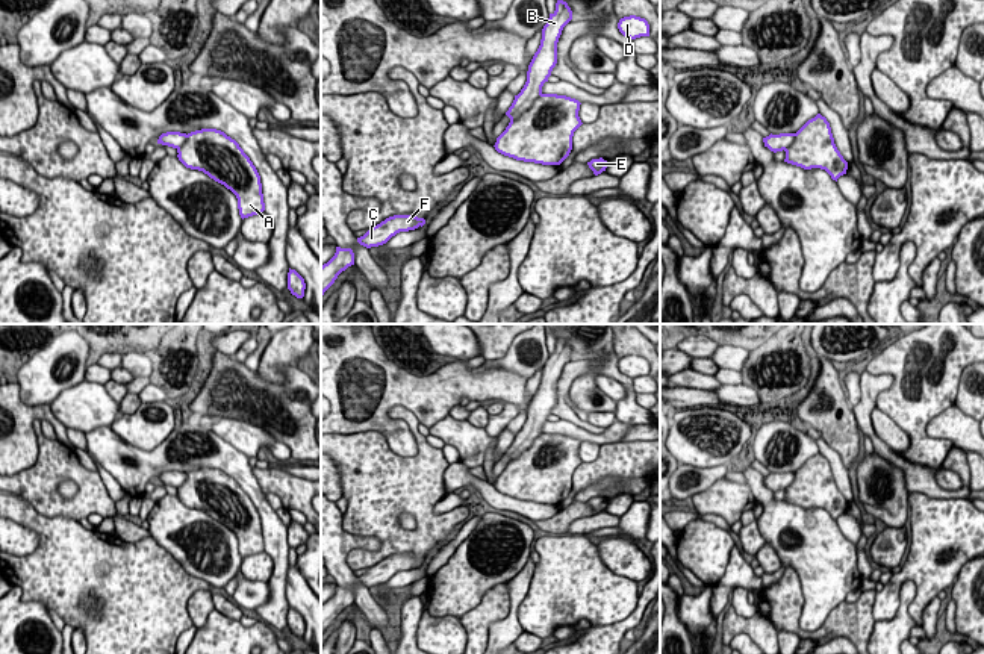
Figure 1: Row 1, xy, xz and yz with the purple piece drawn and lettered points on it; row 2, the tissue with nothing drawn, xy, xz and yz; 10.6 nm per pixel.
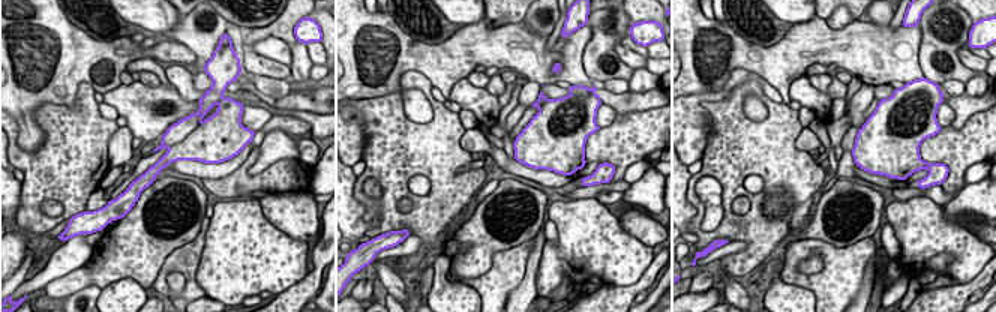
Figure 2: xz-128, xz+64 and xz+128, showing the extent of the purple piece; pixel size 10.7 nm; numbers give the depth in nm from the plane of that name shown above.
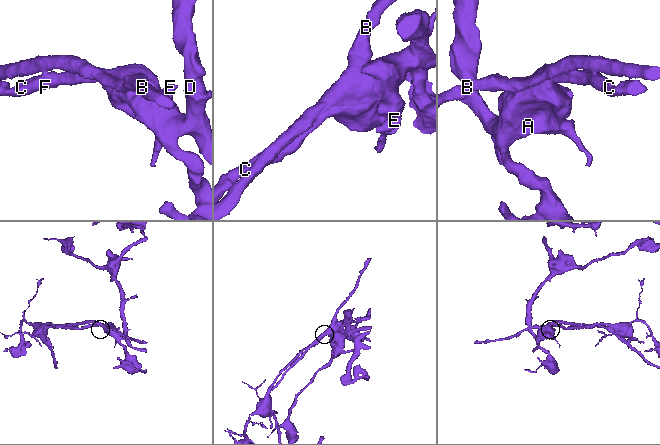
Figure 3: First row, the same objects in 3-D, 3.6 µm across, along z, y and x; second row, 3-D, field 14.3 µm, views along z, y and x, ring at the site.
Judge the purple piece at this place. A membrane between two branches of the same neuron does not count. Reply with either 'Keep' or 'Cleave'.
Keep

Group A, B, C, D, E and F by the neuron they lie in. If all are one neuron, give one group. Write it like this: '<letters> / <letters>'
A B C D E F

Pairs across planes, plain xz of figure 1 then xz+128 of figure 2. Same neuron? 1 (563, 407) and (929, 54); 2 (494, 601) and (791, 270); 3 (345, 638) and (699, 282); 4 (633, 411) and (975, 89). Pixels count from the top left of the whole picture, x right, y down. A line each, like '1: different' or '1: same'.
1: different
2: same
3: same
4: same

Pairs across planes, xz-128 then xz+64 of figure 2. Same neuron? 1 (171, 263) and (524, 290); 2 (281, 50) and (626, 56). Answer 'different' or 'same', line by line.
1: same
2: same

